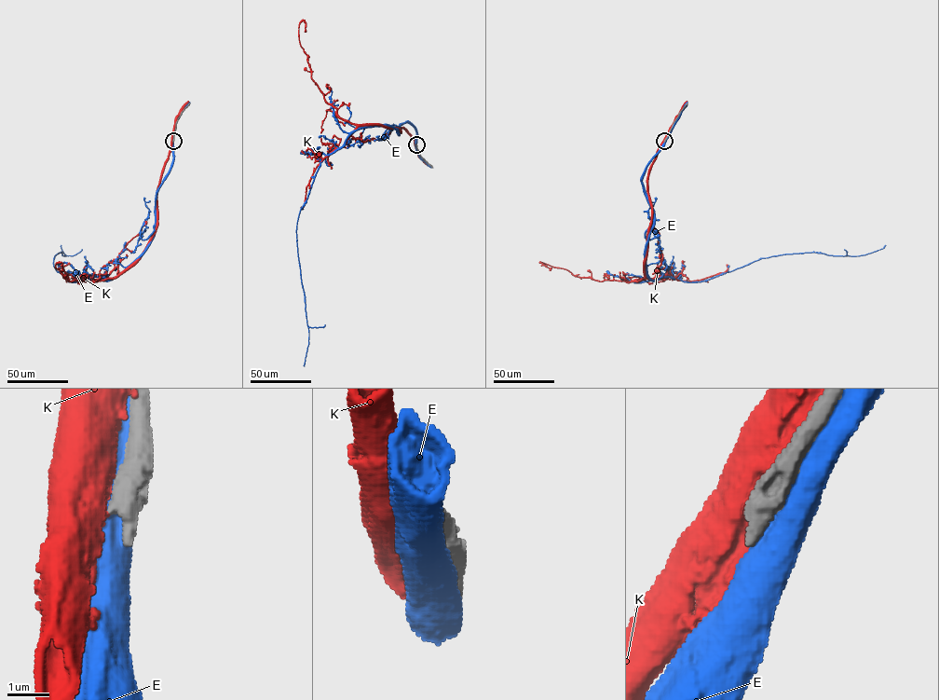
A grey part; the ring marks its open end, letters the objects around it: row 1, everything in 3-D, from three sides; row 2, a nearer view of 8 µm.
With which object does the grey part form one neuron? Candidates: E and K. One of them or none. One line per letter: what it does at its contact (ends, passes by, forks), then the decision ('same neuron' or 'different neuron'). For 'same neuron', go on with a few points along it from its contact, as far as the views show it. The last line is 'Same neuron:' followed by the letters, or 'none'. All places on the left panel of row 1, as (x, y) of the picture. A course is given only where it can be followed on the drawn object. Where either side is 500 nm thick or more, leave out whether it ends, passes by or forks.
E: different neuron
K: different neuron
Same neuron: none

